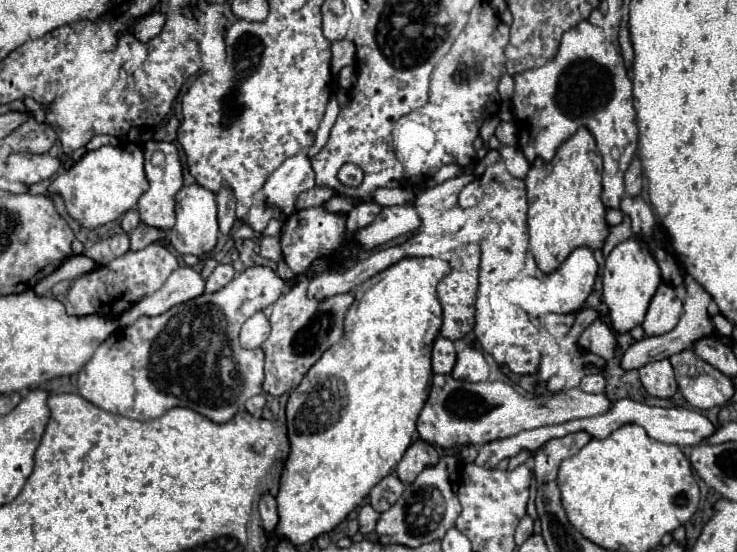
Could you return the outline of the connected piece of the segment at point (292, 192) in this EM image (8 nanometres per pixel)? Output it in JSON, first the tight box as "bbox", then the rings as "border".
{"bbox":[264,150,314,216],"border":[[[306,150],[286,158],[266,180],[264,190],[270,204],[278,206],[286,216],[290,216],[296,208],[294,202],[302,190],[314,188],[314,170]]]}

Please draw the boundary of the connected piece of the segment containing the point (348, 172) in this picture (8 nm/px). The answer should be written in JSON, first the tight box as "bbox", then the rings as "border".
{"bbox":[340,164,364,186],"border":[[[344,164],[344,168],[340,168],[340,182],[342,184],[356,186],[362,182],[362,178],[364,178],[364,172],[354,164]]]}

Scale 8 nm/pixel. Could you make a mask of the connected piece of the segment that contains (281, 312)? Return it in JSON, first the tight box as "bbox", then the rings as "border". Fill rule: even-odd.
{"bbox":[262,260,354,396],"border":[[[284,260],[278,262],[276,274],[282,280],[294,280],[296,282],[292,286],[292,290],[288,290],[286,294],[282,294],[274,302],[274,310],[272,310],[272,316],[270,316],[272,334],[262,344],[262,350],[266,354],[264,392],[266,394],[272,394],[272,396],[282,396],[284,392],[294,390],[300,384],[300,380],[304,378],[304,374],[314,366],[314,362],[334,342],[338,342],[342,338],[342,334],[344,334],[344,328],[342,328],[344,314],[352,306],[354,294],[352,292],[346,292],[346,294],[336,294],[336,296],[324,298],[324,300],[310,300],[306,296],[308,278],[304,274],[294,274],[284,264]]]}

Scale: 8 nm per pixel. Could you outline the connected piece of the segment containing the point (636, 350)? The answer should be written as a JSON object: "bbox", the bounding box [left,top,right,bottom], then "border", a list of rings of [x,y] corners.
{"bbox":[622,280,714,370],"border":[[[690,280],[686,284],[686,300],[684,300],[684,312],[680,316],[680,322],[676,324],[674,330],[666,332],[666,334],[660,334],[660,336],[650,336],[650,338],[644,338],[640,342],[634,342],[622,356],[622,368],[626,370],[632,370],[632,368],[642,368],[644,364],[650,364],[650,362],[656,362],[656,360],[662,360],[662,358],[668,358],[676,352],[682,352],[684,348],[690,348],[692,346],[692,340],[696,340],[696,336],[714,336],[714,326],[712,322],[708,320],[708,304],[710,304],[710,296],[708,292],[704,292],[704,288],[700,288],[700,284],[696,284],[696,280]]]}

